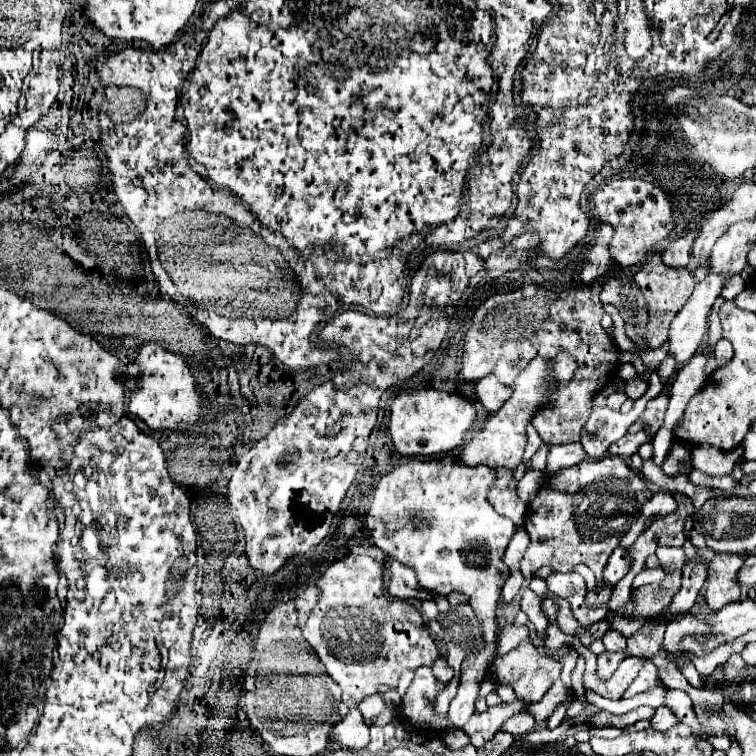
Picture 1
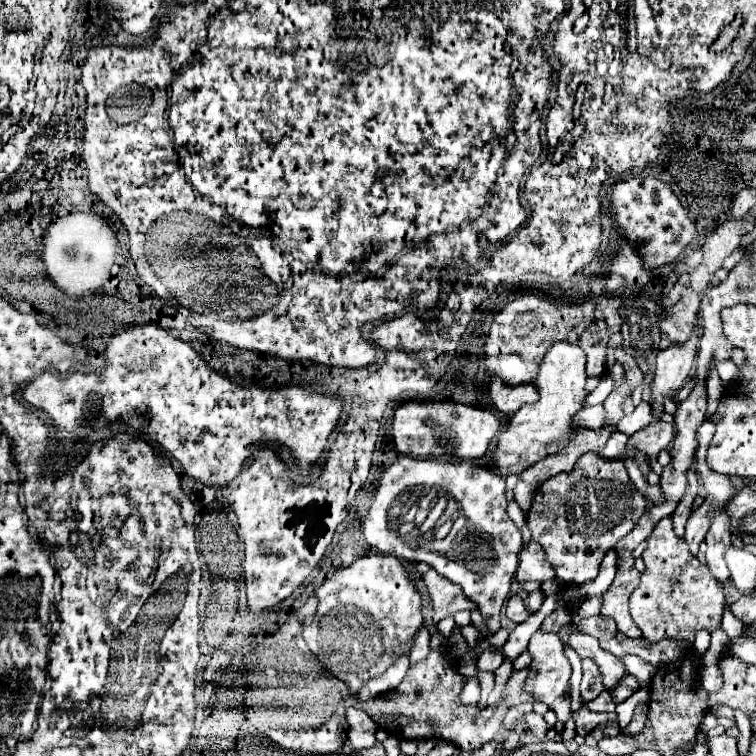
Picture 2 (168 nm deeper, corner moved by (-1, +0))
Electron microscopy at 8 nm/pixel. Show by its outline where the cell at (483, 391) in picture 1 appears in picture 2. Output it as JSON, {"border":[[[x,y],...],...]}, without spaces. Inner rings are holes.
{"border":[[[493,382],[489,386],[489,392],[493,396],[493,402],[499,412],[505,416],[513,416],[523,404],[535,404],[539,400],[539,392],[535,384],[519,384],[519,386],[505,386],[499,382]]]}

